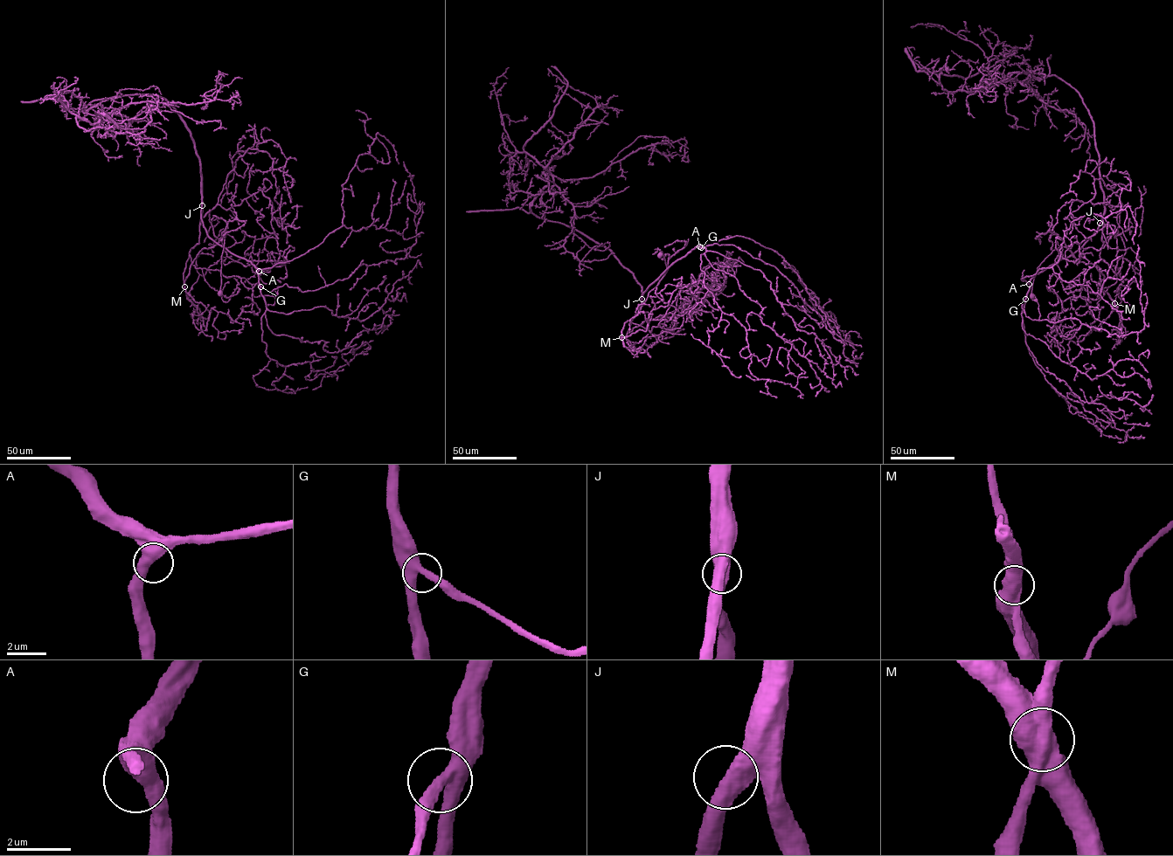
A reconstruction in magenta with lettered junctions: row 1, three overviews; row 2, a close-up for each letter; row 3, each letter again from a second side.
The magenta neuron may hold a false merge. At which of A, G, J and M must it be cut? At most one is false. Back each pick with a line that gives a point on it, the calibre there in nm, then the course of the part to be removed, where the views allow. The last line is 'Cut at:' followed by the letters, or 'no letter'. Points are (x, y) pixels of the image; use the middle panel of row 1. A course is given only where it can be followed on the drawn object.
M: at (621, 337); 750 nm thick; foreign part runs (621, 337), (625, 322), (638, 312), (648, 293), (666, 272), (668, 260), (687, 243), (676, 240), (665, 247)
Cut at: M

